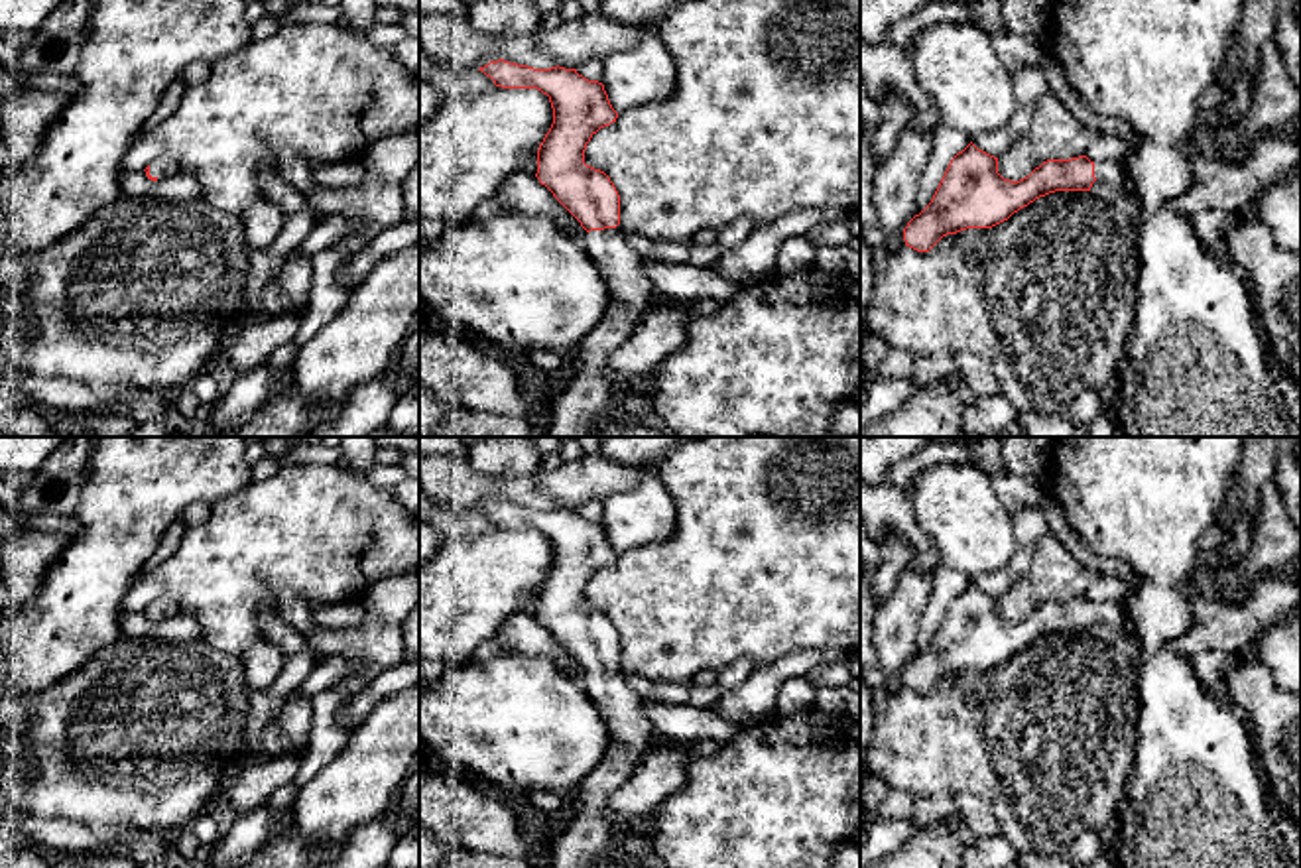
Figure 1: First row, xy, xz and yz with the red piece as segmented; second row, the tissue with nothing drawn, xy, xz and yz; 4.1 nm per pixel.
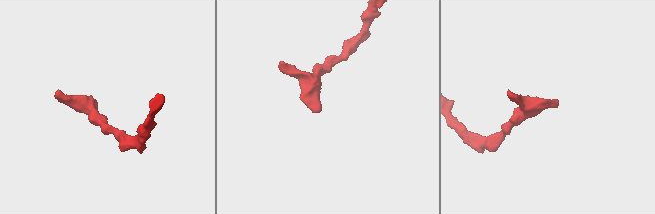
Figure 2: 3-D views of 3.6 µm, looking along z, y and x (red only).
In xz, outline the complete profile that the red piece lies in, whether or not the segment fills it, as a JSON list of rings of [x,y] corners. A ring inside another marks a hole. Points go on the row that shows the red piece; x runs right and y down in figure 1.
[[[504,59],[480,67],[502,89],[537,89],[549,96],[553,124],[537,150],[537,173],[553,197],[587,230],[581,246],[608,287],[608,305],[598,325],[575,346],[571,384],[553,398],[553,419],[543,437],[594,437],[616,390],[606,362],[657,301],[644,258],[616,228],[620,195],[610,177],[585,163],[590,138],[616,122],[604,85],[577,69],[533,69]]]

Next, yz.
[[[970,142],[951,159],[931,203],[907,222],[903,240],[917,252],[929,252],[947,234],[992,228],[1039,197],[1090,191],[1096,179],[1112,189],[1114,199],[1132,201],[1124,157],[1096,163],[1086,155],[1047,159],[1027,177],[1010,181],[998,173],[998,157]]]

